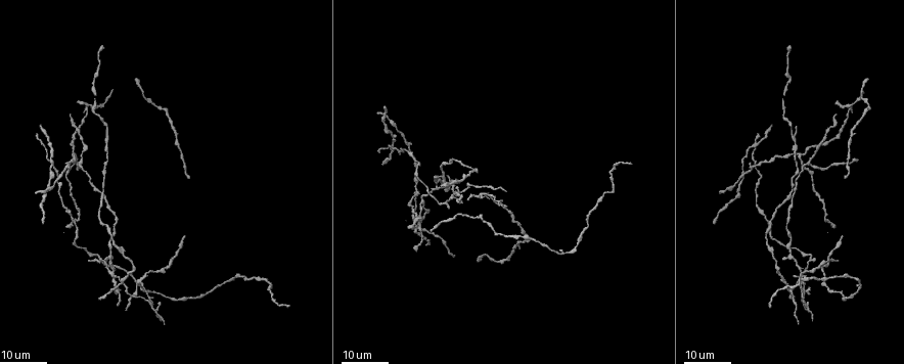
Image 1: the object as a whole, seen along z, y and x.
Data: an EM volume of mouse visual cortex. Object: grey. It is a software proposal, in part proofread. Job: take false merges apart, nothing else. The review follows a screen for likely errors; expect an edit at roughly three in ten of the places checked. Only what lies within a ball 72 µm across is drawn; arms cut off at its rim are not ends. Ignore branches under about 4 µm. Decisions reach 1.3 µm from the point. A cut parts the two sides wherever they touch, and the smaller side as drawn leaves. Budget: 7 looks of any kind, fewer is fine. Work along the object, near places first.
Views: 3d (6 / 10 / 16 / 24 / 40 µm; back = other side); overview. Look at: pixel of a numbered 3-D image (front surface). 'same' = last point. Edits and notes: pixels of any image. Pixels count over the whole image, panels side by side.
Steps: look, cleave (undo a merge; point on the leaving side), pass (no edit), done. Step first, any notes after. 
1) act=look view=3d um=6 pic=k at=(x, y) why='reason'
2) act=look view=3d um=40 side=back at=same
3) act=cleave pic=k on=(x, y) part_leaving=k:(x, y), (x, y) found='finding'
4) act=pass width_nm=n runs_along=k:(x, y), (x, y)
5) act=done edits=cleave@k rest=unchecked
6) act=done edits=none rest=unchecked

act=look view=3d um=16 pic=1 at=(112, 273) why='four arms meet'

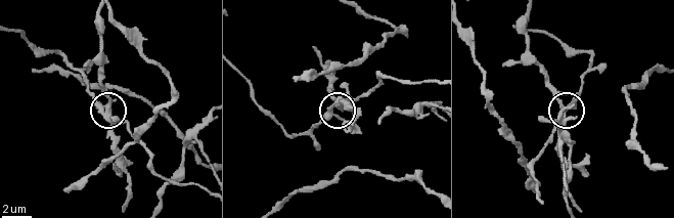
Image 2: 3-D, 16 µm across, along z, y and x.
act=look view=3d um=6 pic=2 at=(102, 110)

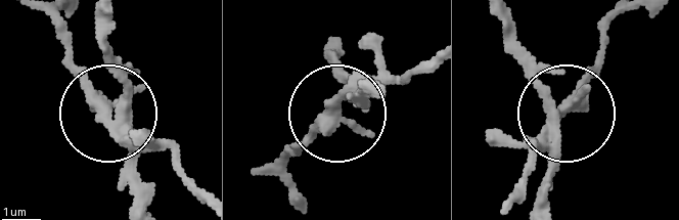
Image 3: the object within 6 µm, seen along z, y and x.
act=cleave pic=3 on=(179, 155) arms=4 part_leaving=3:(119, 129), (44, 15) found='two neurons meet here'

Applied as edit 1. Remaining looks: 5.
act=look view=overview why='see it whole again'

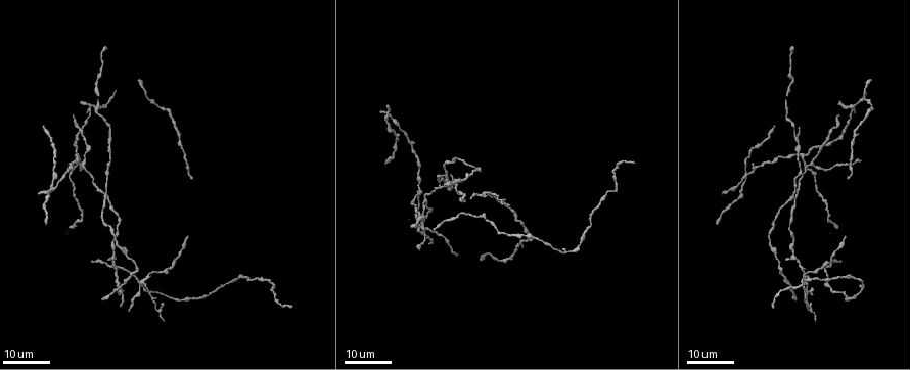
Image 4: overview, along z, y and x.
act=look view=3d um=24 pic=4 at=(809, 166) why='branch point'

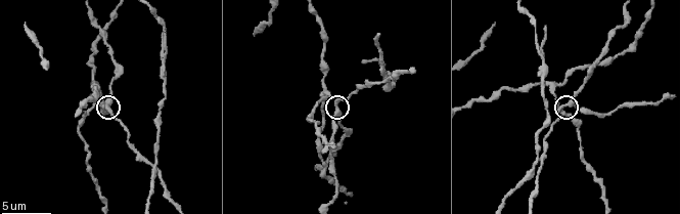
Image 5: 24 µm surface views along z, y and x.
act=look view=3d um=10 pic=5 at=(105, 105)

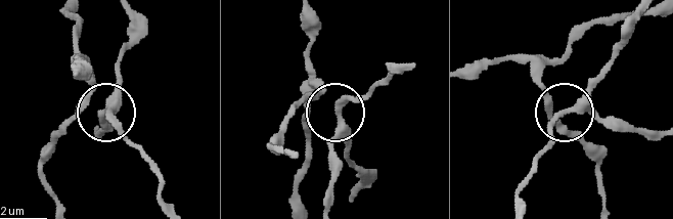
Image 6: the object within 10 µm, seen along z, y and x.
act=look view=3d um=10 side=back pic=6 at=(111, 113)

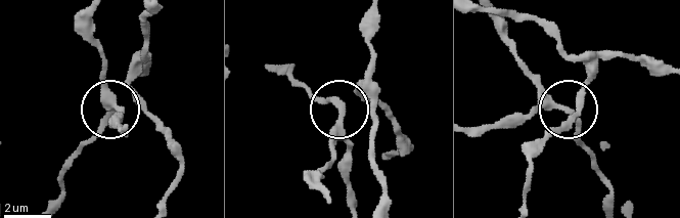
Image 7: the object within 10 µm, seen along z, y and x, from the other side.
act=pass arms=3 runs_along=7:(610, 202), (608, 179), (583, 143), (579, 120), (518, 63) found='all the same neuron'

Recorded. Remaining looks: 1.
act=look view=3d um=10 pic=5 at=(382, 80) why='four or more arms meet'

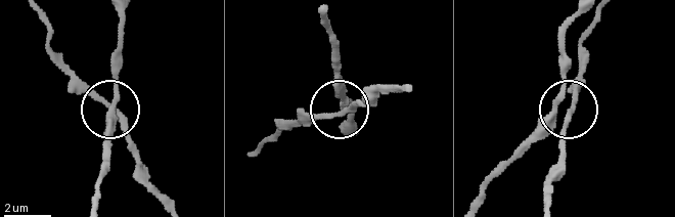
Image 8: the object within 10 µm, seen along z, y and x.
act=pass width_nm=230 runs_along=8:(545, 202), (563, 155), (563, 45) found='all the same neuron'

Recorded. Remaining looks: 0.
act=done edits=cleave@3 rest=unchecked

